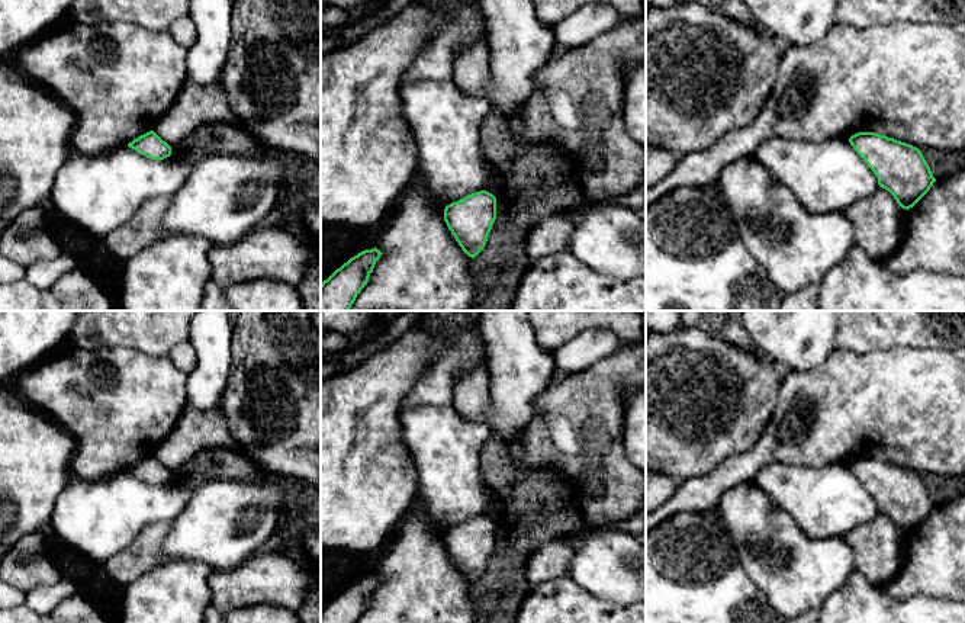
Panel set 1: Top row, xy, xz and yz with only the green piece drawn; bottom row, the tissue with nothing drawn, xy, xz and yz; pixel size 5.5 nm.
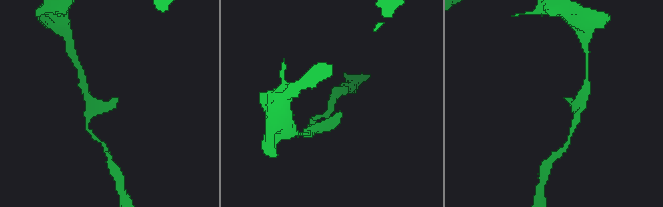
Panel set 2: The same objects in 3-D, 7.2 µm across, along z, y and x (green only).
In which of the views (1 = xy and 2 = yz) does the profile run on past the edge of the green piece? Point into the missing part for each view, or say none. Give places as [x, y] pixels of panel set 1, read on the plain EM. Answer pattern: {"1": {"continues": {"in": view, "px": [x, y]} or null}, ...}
{"1": {"continues": null}, "2": {"continues": null}}

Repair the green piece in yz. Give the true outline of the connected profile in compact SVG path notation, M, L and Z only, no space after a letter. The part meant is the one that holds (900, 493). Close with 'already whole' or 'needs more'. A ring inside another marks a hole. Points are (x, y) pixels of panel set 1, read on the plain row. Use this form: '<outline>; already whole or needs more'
M858 457L849 468L903 534L913 533L936 507L921 476L910 469L875 457Z; already whole

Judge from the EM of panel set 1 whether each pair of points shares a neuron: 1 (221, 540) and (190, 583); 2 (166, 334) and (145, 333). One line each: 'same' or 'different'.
1: different
2: same

